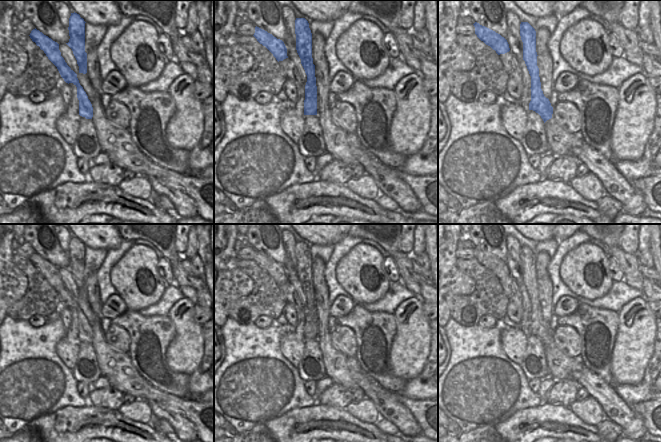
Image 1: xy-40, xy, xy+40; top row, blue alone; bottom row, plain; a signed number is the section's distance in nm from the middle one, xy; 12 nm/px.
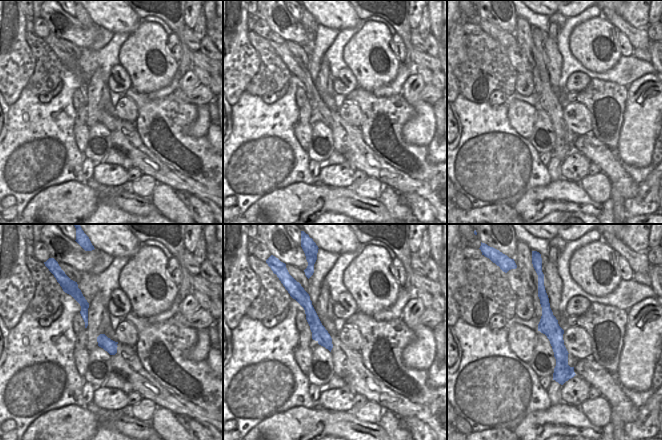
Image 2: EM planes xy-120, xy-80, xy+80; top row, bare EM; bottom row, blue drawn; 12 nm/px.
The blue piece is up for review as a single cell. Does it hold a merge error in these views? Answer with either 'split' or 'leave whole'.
split

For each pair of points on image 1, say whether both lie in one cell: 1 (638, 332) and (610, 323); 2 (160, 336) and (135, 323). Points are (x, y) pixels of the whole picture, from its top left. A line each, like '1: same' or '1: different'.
1: different
2: same

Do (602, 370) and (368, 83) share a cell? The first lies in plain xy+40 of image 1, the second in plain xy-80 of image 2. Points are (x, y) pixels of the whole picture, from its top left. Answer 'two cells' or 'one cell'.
two cells

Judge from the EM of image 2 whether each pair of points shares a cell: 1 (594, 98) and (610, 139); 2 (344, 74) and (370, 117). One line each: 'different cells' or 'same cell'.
1: same cell
2: different cells

